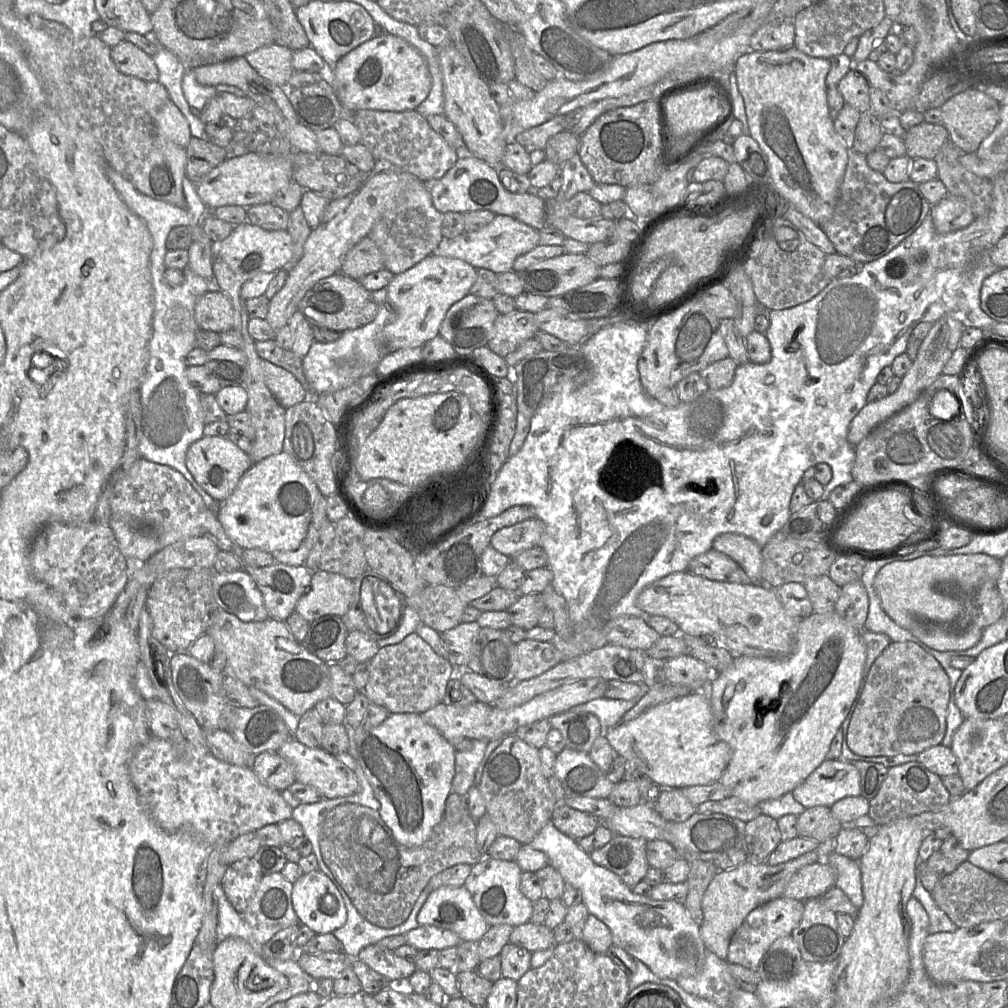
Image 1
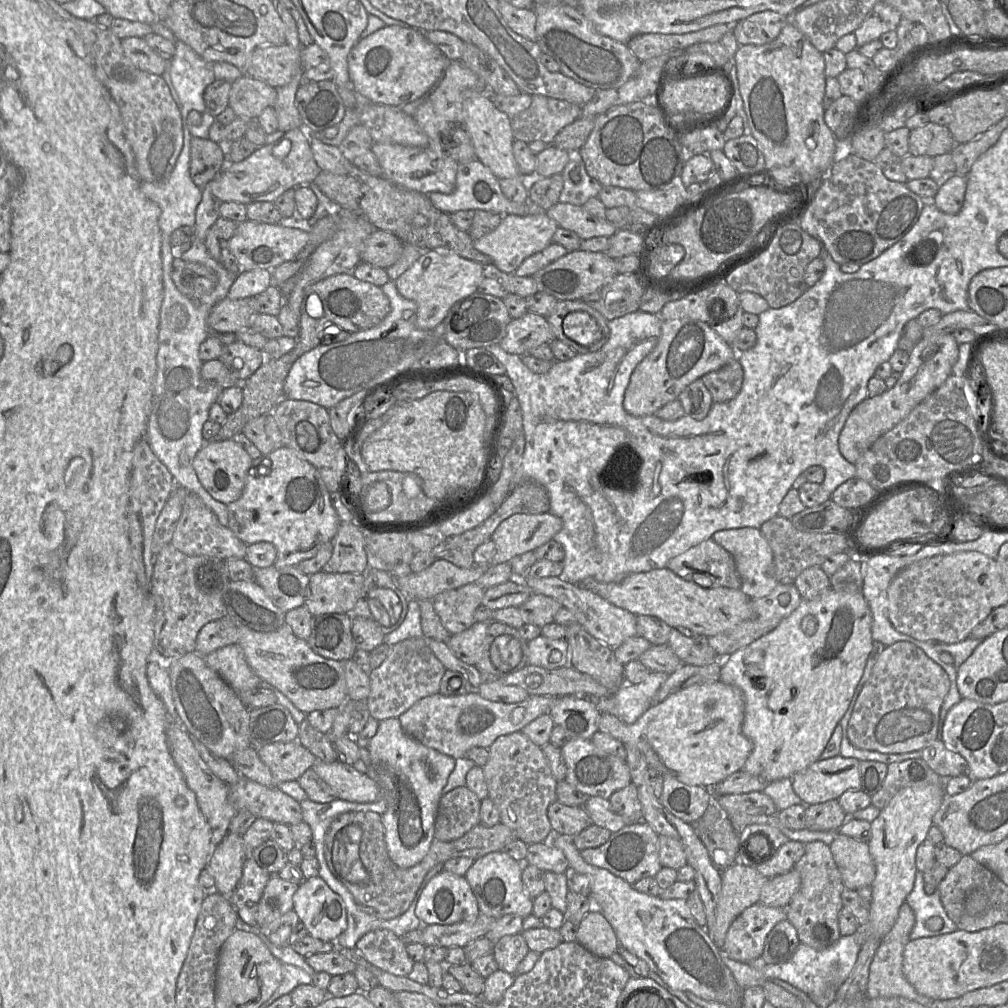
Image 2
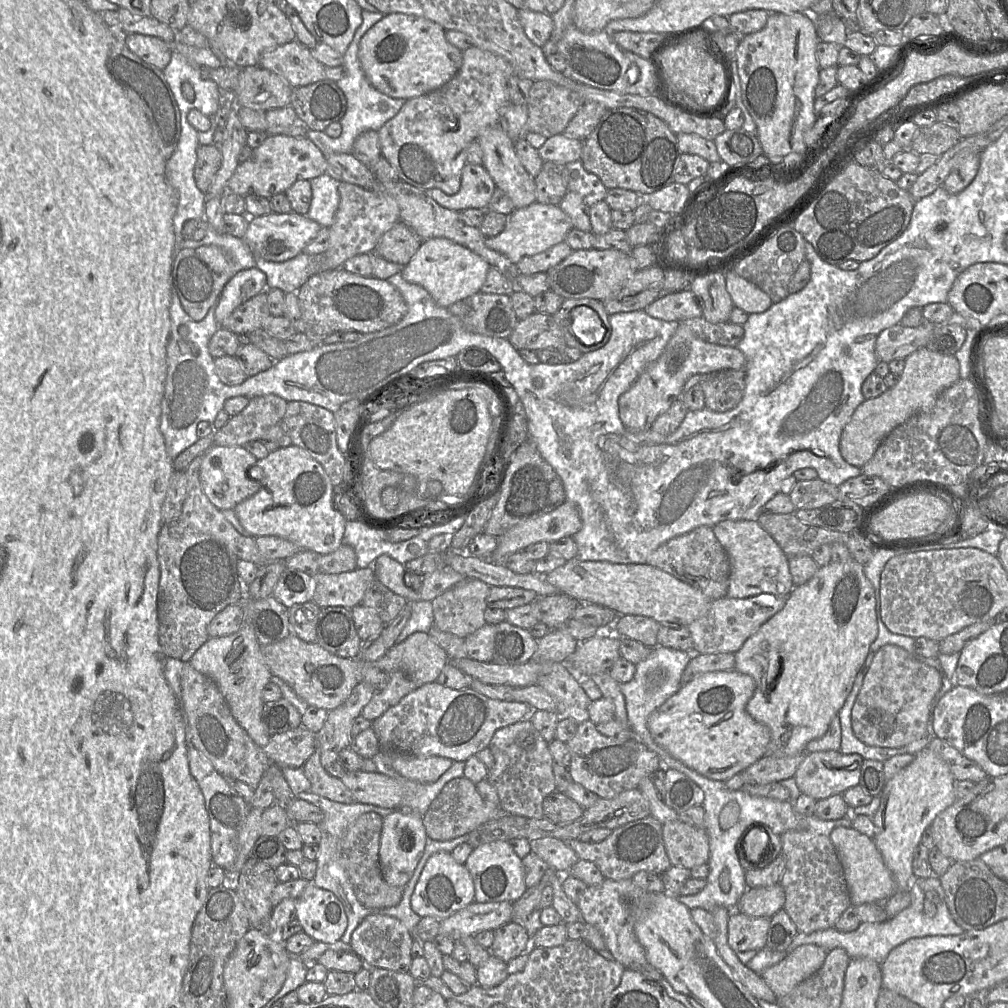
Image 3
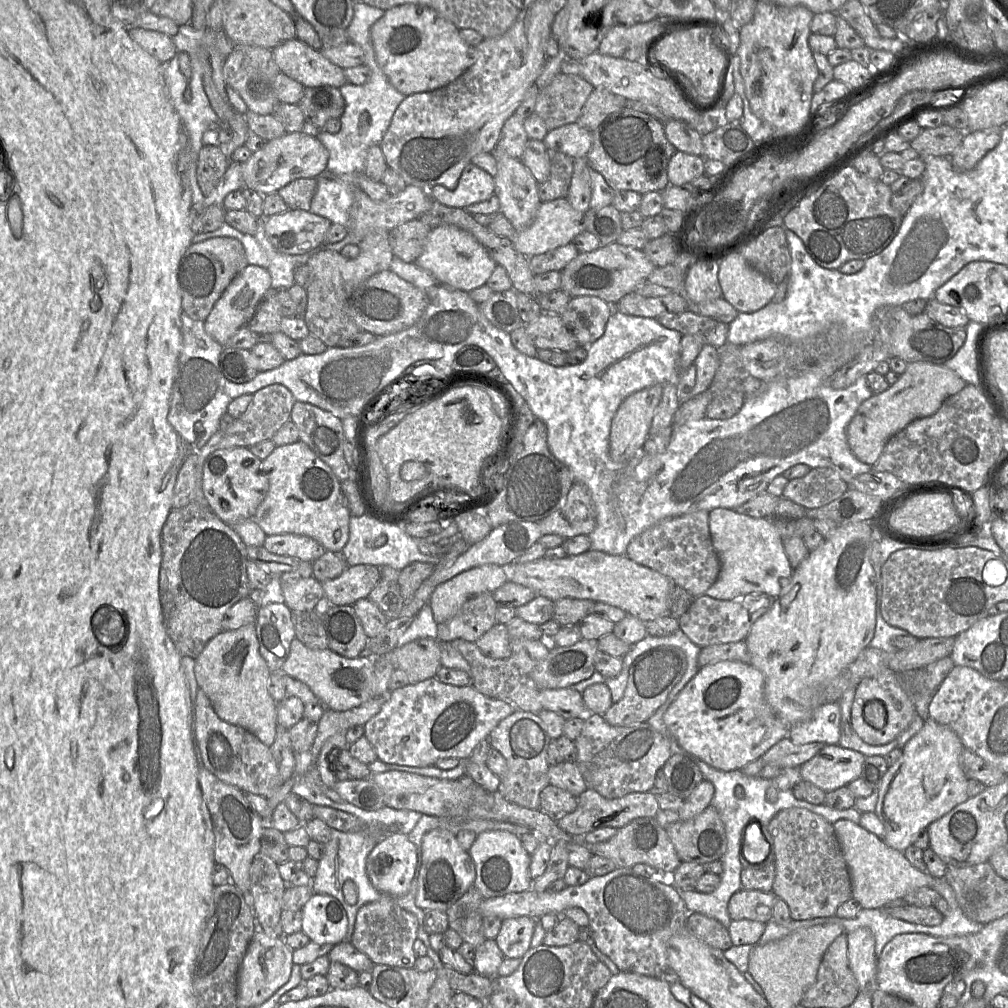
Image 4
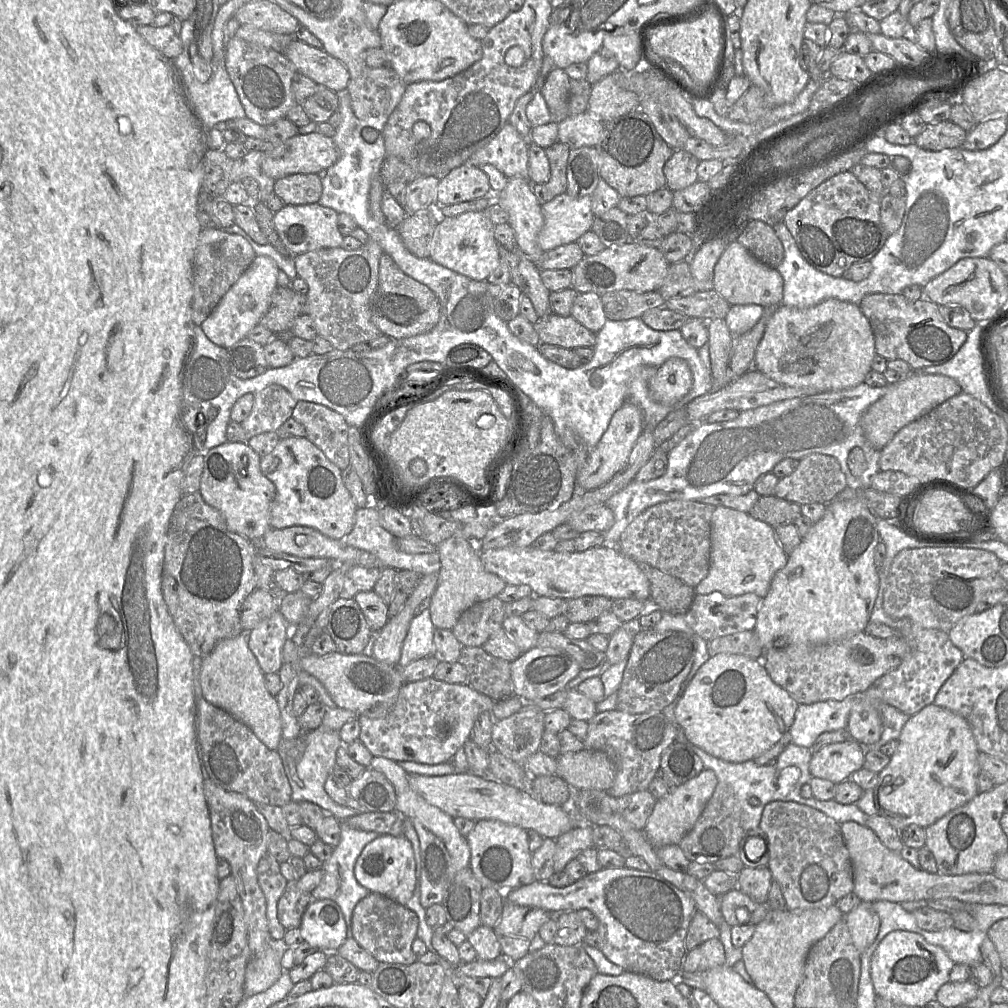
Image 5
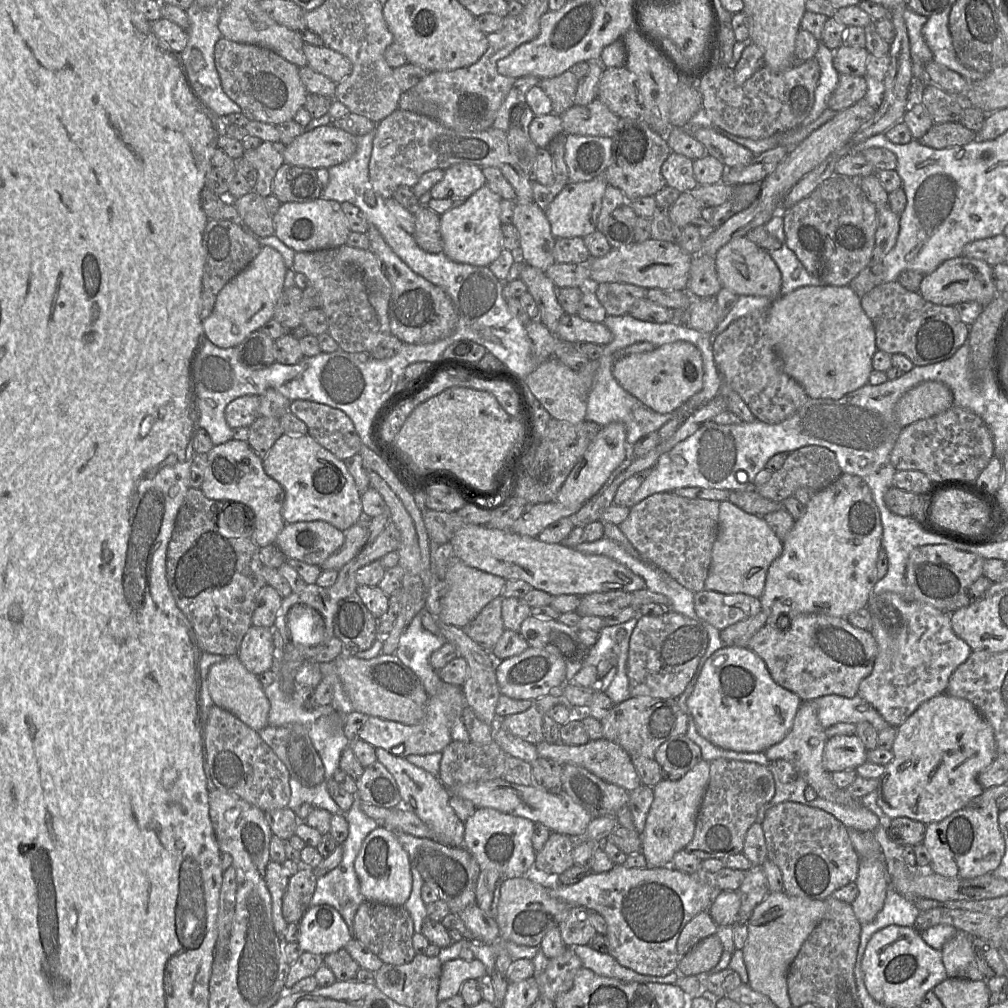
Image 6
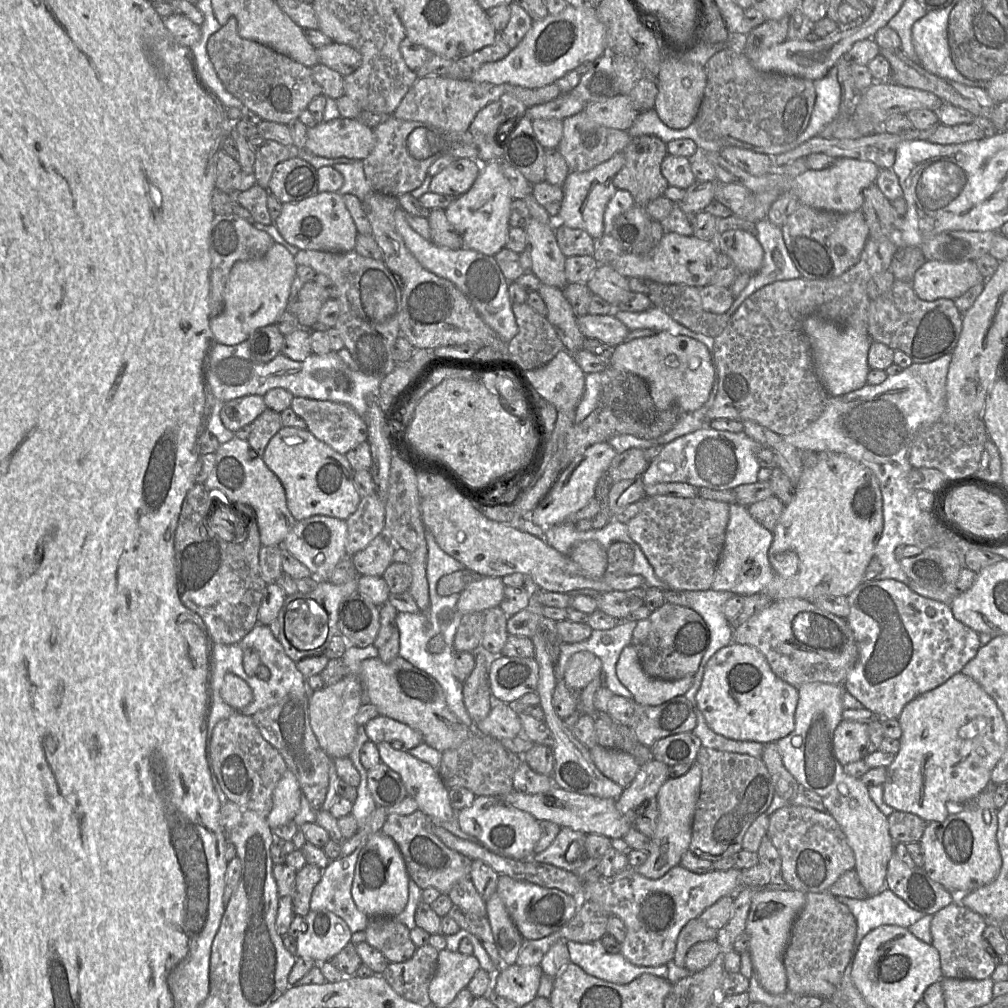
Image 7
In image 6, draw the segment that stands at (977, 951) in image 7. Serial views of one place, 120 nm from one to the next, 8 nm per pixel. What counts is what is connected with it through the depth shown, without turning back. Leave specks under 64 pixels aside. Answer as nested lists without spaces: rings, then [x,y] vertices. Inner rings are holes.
[[[958,931],[941,949],[942,962],[948,978],[985,980],[985,976],[976,962],[973,948],[974,938],[978,937],[972,937],[963,931]]]

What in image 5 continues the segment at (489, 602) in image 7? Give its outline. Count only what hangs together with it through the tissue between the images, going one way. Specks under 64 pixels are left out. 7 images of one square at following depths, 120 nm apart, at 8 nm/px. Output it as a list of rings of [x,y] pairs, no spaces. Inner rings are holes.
[[[453,535],[436,547],[440,555],[441,568],[438,572],[437,587],[427,606],[435,628],[452,630],[466,609],[497,596],[507,584],[499,576],[485,569],[479,556],[479,549],[473,541],[460,535]]]

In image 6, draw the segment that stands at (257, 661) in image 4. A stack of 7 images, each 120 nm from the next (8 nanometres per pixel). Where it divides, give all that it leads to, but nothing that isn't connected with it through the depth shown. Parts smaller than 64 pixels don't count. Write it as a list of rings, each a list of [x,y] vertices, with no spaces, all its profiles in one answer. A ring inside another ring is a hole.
[[[238,655],[226,656],[211,666],[207,675],[210,696],[217,707],[228,710],[256,732],[268,726],[270,702],[257,675],[250,672]]]

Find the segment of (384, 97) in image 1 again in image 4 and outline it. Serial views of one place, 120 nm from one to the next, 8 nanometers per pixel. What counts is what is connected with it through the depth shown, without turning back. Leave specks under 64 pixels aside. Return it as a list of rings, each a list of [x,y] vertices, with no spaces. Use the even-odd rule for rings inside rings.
[[[406,3],[386,10],[372,25],[370,36],[379,67],[392,86],[405,96],[448,85],[477,59],[475,47],[462,39],[460,30],[425,5]]]

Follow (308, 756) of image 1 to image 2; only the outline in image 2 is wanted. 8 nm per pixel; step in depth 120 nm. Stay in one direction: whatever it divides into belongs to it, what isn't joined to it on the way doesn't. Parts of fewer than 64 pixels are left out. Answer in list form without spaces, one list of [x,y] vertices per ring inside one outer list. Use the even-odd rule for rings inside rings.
[[[316,760],[311,768],[333,789],[338,799],[357,803],[372,803],[382,797],[378,784],[366,773],[358,772],[351,765],[343,764],[339,761],[326,763]]]

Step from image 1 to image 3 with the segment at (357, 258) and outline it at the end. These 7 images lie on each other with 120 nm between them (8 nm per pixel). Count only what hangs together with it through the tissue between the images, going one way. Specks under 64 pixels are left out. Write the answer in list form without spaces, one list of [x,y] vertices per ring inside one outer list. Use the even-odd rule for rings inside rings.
[[[399,221],[383,234],[374,252],[389,262],[404,266],[419,250],[422,242],[410,227]]]

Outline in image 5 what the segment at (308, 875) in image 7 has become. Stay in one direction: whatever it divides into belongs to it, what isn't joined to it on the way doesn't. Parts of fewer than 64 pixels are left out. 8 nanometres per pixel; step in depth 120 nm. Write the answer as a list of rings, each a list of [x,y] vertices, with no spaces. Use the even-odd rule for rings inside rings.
[[[288,881],[278,900],[277,917],[280,924],[286,930],[300,928],[302,916],[311,901],[311,893],[299,890],[296,881]]]

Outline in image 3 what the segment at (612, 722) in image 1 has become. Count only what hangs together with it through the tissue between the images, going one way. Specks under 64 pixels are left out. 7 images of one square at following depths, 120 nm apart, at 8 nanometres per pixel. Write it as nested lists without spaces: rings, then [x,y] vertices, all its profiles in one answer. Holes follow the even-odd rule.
[[[658,645],[651,648],[651,652],[645,660],[635,665],[636,670],[633,679],[620,684],[620,690],[625,698],[629,727],[638,735],[649,750],[659,756],[662,766],[675,769],[683,774],[688,774],[688,767],[653,740],[648,729],[647,721],[650,714],[656,708],[661,706],[681,688],[682,673],[693,653]]]

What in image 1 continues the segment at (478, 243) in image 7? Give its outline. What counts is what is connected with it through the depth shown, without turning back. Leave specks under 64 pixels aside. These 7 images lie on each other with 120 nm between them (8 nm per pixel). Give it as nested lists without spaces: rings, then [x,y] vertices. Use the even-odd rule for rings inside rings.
[[[431,254],[407,271],[394,276],[387,285],[389,302],[396,317],[380,333],[383,356],[403,348],[422,347],[439,334],[448,309],[469,294],[477,280],[477,269],[457,259]]]

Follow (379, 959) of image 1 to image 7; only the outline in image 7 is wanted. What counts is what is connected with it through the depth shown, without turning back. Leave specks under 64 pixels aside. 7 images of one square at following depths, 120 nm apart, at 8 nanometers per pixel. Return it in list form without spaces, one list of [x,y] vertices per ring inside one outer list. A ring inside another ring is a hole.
[[[395,917],[370,918],[364,931],[365,942],[382,953],[389,963],[405,962],[416,951],[410,930]]]

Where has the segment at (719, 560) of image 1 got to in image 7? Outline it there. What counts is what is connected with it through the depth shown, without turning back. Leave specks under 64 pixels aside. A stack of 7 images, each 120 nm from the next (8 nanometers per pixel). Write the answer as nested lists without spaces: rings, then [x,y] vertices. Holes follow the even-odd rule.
[[[651,496],[645,497],[643,499],[642,509],[627,523],[627,528],[628,535],[640,547],[648,562],[653,567],[656,576],[664,583],[666,583],[671,591],[707,591],[711,589],[718,561],[724,547],[726,528],[729,522],[729,517],[729,504],[725,502],[703,499],[698,496],[695,498]]]

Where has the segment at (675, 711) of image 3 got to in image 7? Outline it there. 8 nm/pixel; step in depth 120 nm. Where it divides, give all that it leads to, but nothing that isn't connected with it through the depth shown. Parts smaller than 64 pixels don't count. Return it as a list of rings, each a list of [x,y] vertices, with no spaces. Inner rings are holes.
[[[732,643],[708,661],[696,702],[708,727],[736,741],[777,742],[795,728],[798,691],[779,679],[757,649]]]

